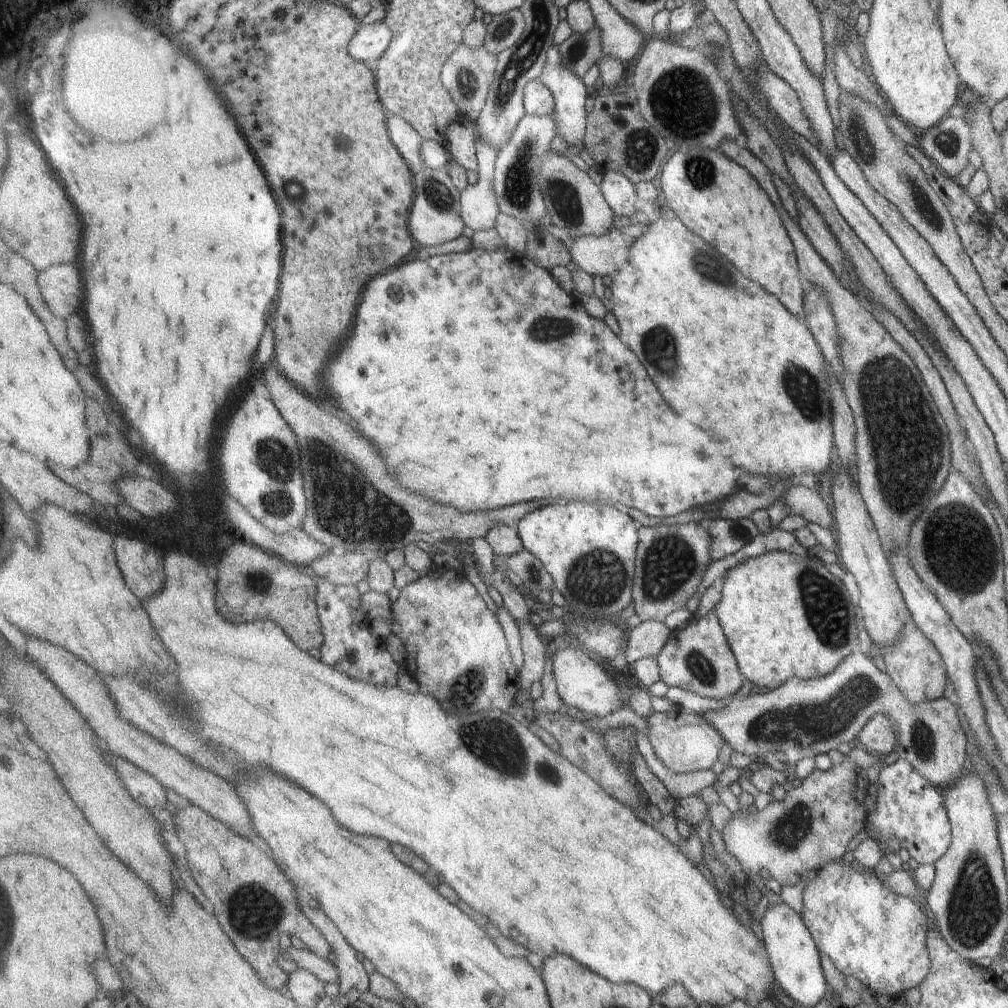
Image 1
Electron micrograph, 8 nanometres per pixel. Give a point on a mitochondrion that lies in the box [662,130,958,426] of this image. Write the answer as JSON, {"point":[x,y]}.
{"point":[801,388]}

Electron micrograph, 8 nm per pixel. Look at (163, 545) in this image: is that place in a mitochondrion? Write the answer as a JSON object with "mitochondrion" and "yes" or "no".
{"mitochondrion":"no"}

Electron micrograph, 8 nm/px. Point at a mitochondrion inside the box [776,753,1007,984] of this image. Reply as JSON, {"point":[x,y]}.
{"point":[975,911]}

